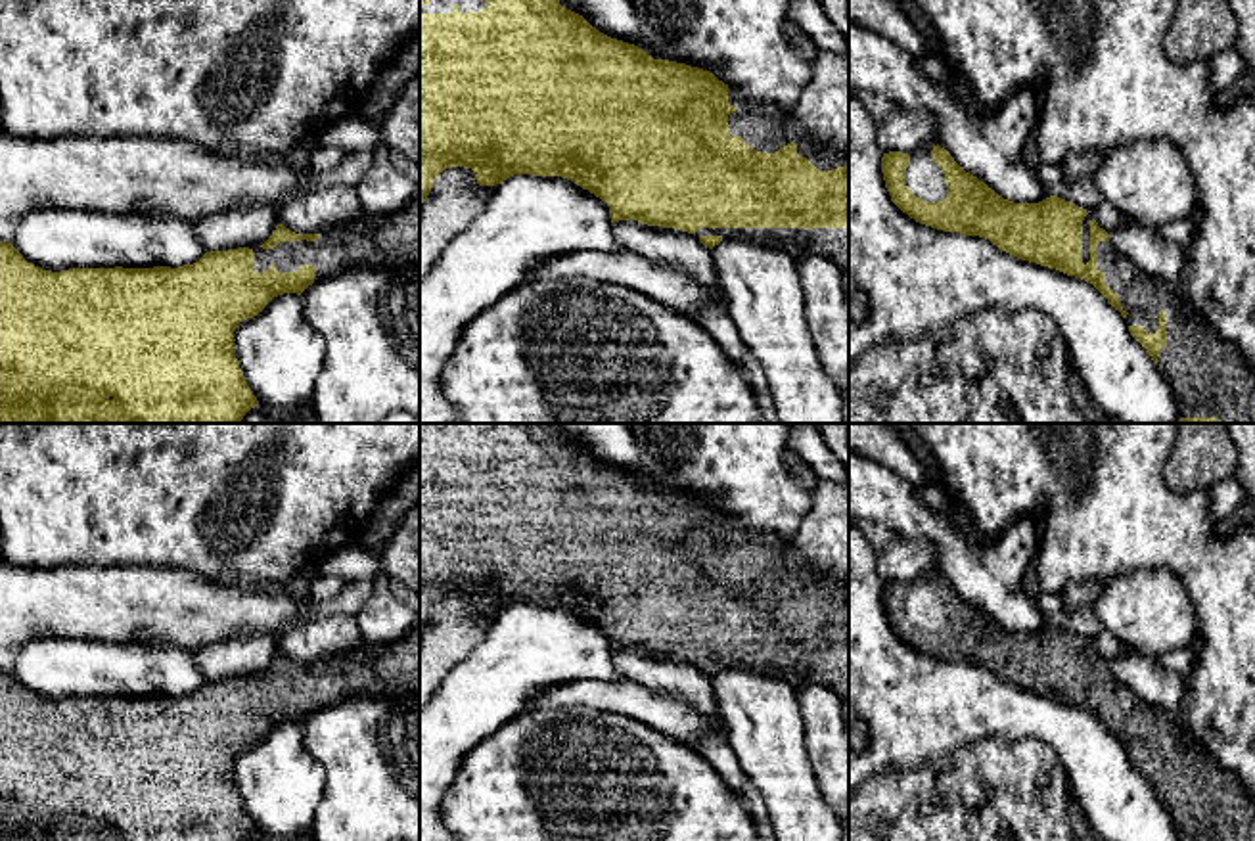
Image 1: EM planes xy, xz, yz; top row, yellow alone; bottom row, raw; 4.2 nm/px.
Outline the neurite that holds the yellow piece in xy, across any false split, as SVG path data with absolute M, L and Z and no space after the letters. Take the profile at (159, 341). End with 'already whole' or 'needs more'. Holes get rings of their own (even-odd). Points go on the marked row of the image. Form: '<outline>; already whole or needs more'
M420 188L410 201L387 216L362 213L345 226L320 234L295 234L278 224L272 236L257 249L238 247L207 251L197 262L178 268L69 268L61 272L42 270L23 259L11 245L0 241L0 423L241 423L243 416L259 406L236 358L234 331L240 322L257 316L274 297L284 293L301 295L316 280L337 276L358 266L420 264Z; needs more

